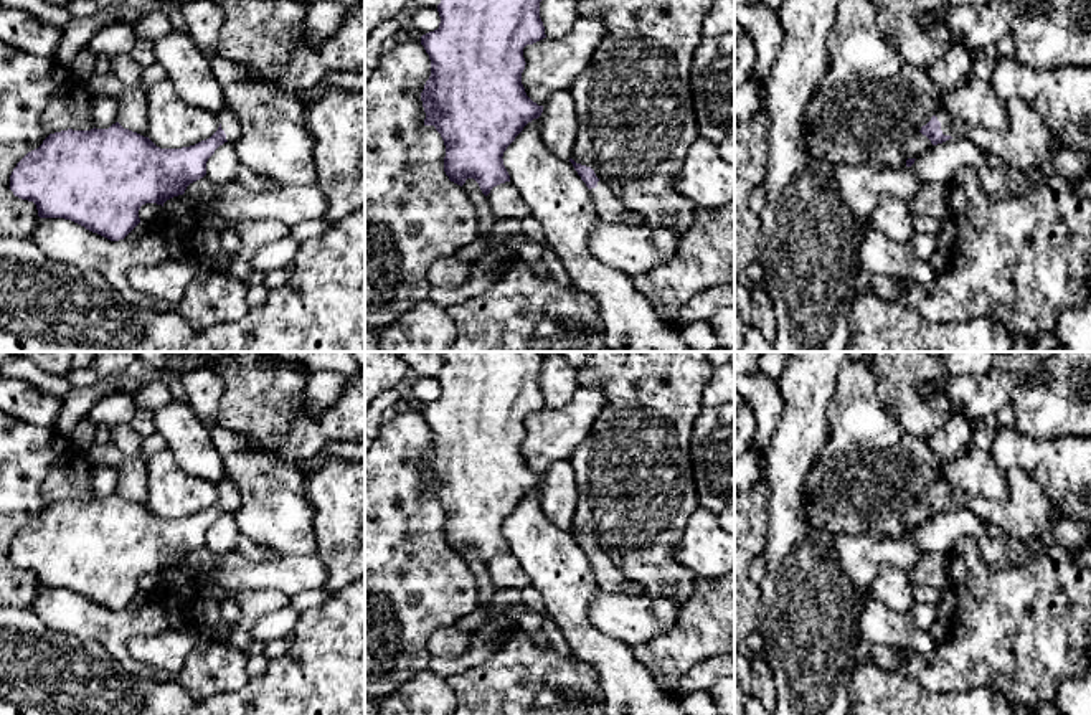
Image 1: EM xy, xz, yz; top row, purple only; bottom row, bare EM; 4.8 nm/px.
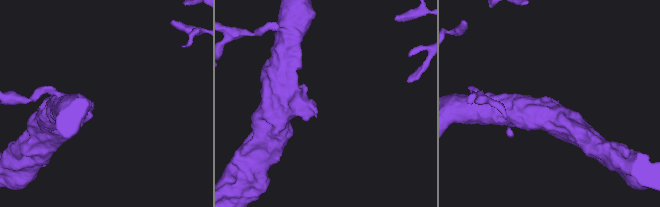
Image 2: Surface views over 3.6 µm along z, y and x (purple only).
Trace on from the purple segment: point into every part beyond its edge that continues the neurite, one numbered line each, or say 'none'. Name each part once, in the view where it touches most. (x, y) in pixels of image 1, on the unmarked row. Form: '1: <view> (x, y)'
1: yz (948, 491)

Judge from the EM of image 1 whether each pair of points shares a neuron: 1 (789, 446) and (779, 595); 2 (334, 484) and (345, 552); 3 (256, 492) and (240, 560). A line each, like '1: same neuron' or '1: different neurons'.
1: same neuron
2: same neuron
3: different neurons

